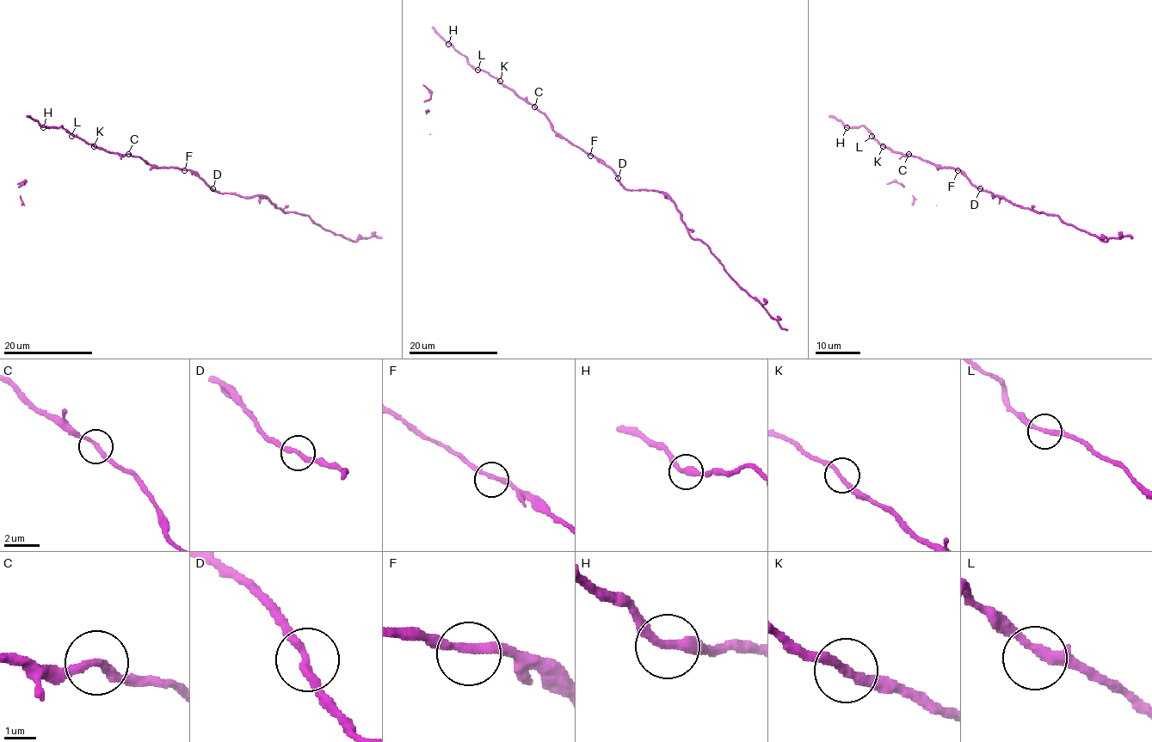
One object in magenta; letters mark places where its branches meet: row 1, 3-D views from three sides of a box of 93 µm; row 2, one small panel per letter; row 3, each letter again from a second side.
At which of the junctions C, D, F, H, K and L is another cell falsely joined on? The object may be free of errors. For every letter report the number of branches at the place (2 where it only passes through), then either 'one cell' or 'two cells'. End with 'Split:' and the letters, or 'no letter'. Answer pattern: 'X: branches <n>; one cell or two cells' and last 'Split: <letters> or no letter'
C: branches 2; one cell
D: branches 2; two cells
F: branches 2; one cell
H: branches 2; one cell
K: branches 2; one cell
L: branches 2; one cell
Split: D

